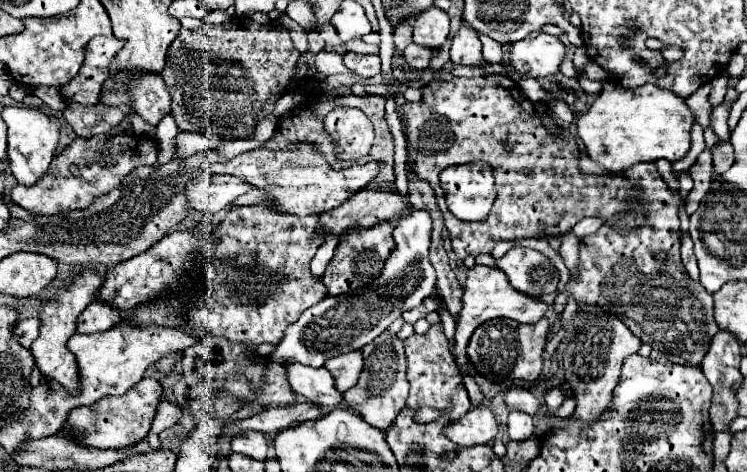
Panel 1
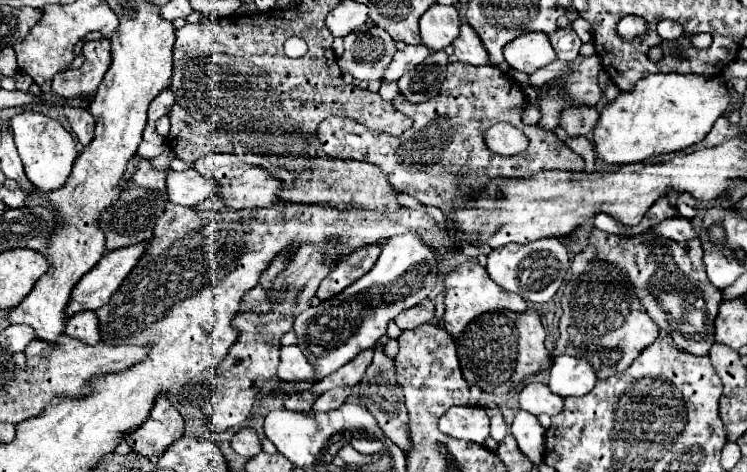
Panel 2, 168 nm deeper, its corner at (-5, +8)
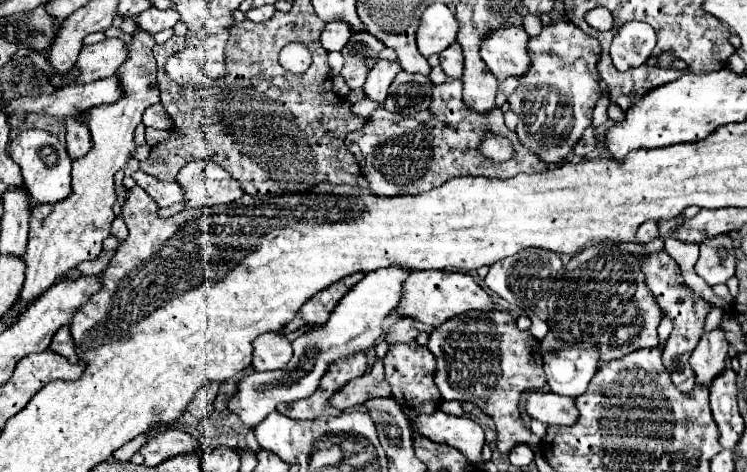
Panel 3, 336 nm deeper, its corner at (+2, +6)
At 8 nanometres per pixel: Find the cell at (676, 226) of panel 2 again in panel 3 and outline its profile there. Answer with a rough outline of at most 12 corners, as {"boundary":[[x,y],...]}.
{"boundary":[[645,222],[637,230],[643,244],[659,236],[657,222]]}

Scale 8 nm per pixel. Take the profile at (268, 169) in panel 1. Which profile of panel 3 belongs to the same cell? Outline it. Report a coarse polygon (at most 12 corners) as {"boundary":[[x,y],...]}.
{"boundary":[[219,164],[179,170],[185,206],[217,206],[245,192]]}

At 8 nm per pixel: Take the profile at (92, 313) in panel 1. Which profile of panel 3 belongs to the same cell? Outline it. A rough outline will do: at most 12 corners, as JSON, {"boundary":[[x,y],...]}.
{"boundary":[[67,326],[55,332],[49,350],[77,362],[75,344]]}

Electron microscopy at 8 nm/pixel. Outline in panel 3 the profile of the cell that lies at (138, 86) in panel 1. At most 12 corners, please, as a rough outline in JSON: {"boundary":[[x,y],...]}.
{"boundary":[[153,104],[143,112],[147,128],[169,130],[171,118],[161,104]]}

